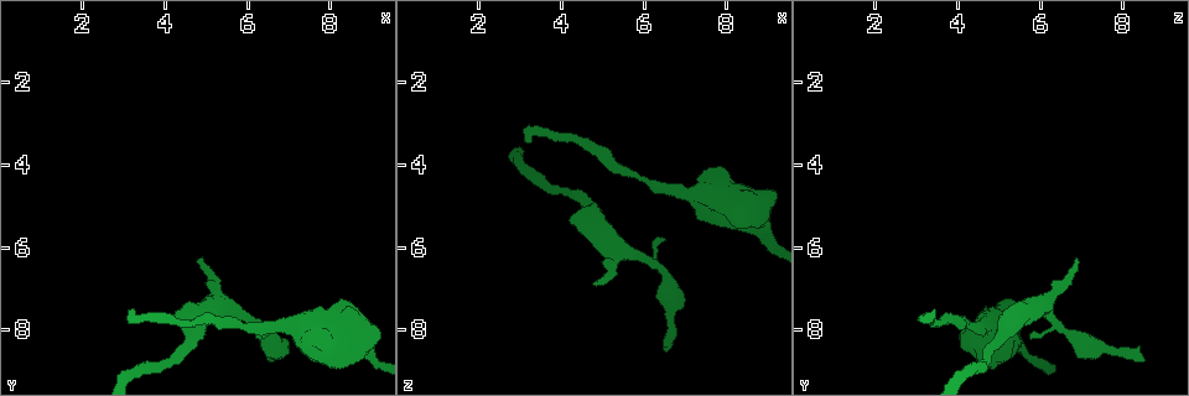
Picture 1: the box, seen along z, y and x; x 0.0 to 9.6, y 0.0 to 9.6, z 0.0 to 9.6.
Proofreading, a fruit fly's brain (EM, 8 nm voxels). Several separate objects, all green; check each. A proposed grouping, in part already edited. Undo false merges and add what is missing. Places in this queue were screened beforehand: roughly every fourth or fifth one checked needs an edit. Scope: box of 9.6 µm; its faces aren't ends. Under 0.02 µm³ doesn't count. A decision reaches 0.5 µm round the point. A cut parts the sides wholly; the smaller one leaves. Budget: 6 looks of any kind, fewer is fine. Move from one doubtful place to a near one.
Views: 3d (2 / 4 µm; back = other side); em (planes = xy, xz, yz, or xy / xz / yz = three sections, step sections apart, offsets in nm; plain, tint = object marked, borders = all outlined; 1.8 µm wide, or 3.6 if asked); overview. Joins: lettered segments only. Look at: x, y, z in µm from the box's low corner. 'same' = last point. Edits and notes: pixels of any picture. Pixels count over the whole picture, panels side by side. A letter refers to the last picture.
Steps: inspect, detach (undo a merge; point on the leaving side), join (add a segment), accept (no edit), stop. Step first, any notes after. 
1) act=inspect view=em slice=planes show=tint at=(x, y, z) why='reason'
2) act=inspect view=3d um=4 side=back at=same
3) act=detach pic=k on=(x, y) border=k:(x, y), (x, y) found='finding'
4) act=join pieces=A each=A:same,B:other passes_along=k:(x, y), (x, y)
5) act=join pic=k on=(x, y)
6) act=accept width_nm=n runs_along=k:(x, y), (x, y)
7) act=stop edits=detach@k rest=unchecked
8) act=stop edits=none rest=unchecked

act=inspect view=3d um=4 at=(4.80, 6.20, 6.85) why='an open end'

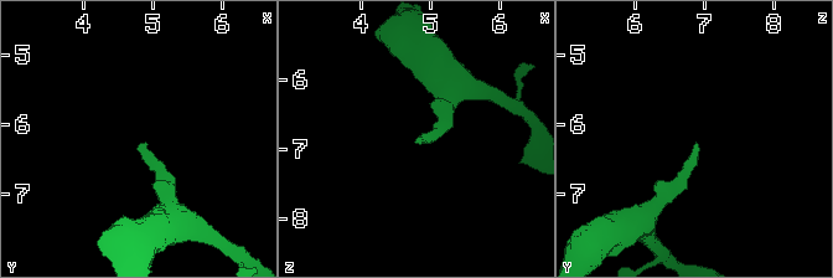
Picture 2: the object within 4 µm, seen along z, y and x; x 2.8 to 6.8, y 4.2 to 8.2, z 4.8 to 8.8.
act=inspect view=em slice=planes show=borders at=(4.80, 6.25, 6.85) why='shape alone is not enough'

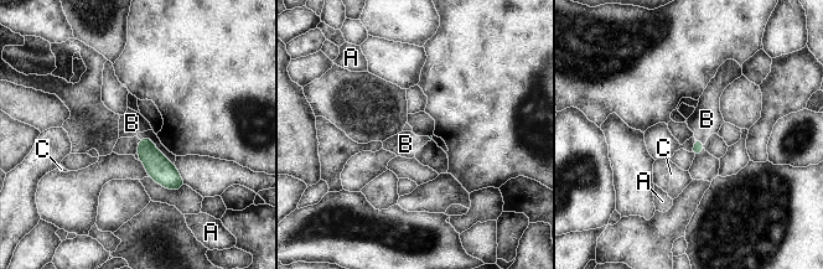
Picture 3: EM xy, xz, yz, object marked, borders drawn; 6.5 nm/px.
act=join pieces=B each=A:other,B:same,C:other passes_along=3:(698, 146), (699, 140), (707, 119) found='the neuron continues'

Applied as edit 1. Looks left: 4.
act=inspect view=overview

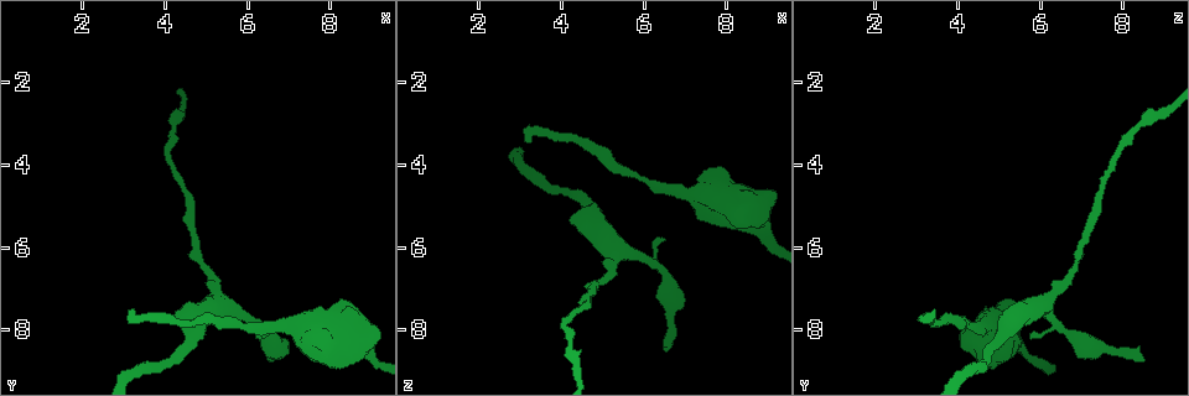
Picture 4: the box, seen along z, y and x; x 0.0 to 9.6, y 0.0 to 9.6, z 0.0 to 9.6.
act=inspect view=em slice=planes show=borders at=(5.95, 7.85, 4.30)

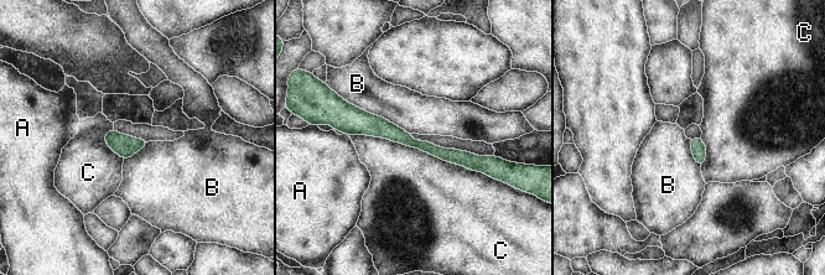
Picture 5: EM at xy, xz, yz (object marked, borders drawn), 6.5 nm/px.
act=accept each=A:other,B:other,C:other found='continuous, no second neuron'

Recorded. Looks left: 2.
act=inspect view=em slice=xy step=16 show=tint at=(6.55, 8.65, 8.45) why='free end'

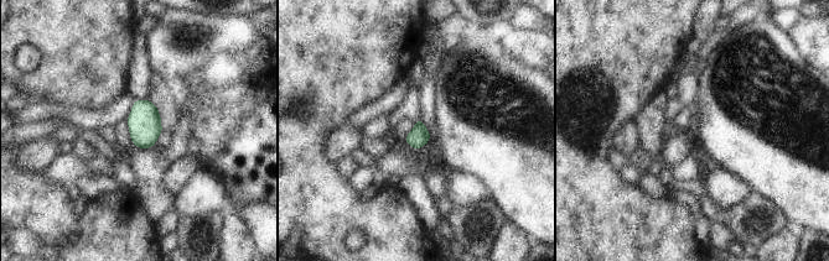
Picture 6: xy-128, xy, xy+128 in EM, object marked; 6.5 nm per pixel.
act=inspect view=em slice=planes show=borders at=same why='another direction'

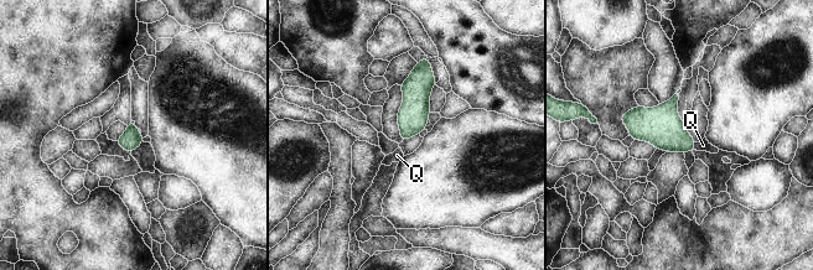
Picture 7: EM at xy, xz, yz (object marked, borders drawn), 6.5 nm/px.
act=join pieces=Q each=Q:same found='the neuron continues'

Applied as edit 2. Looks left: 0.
act=stop edits=join@3,join@7 rest=unchecked

